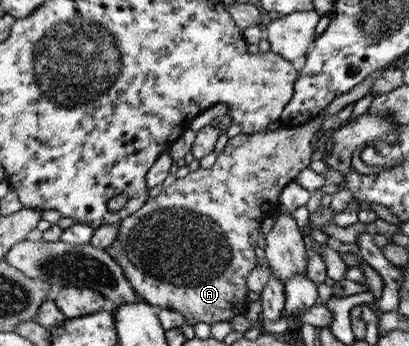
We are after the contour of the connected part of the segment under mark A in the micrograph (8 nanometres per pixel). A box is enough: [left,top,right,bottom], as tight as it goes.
[106,69,384,326]

